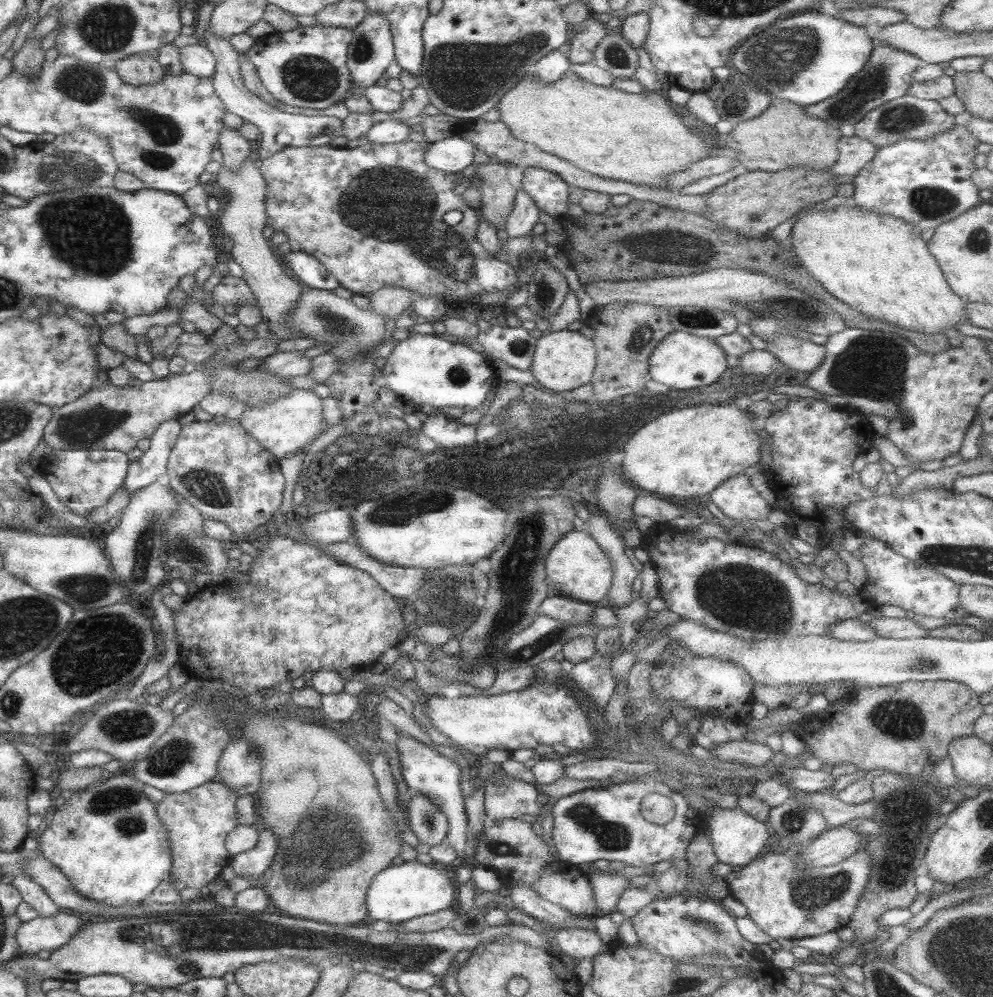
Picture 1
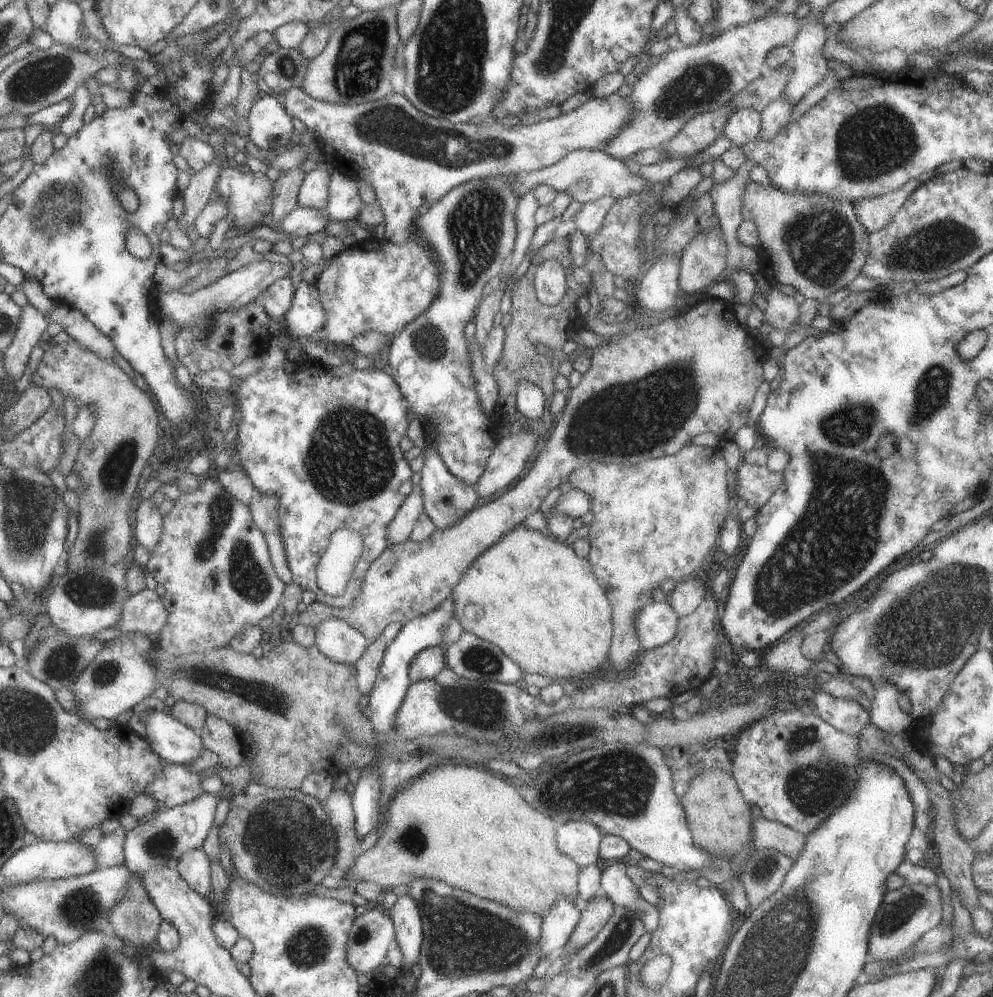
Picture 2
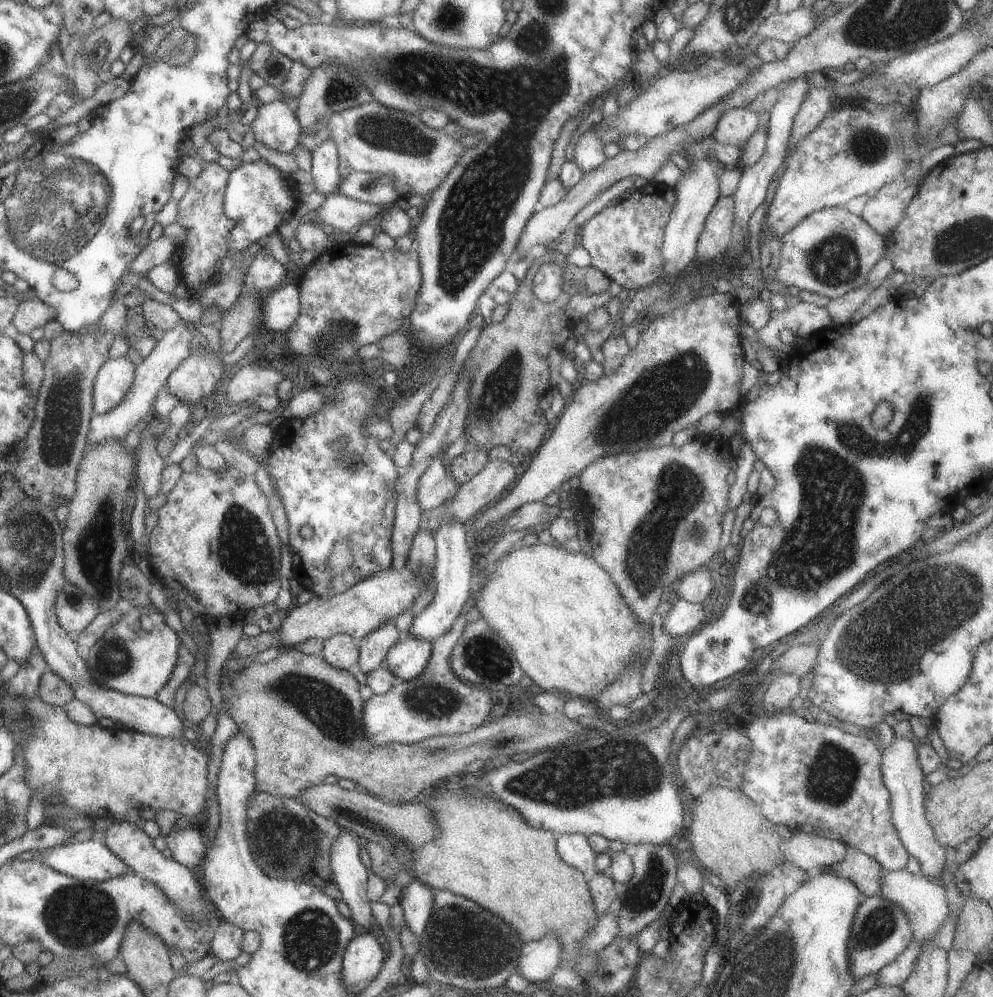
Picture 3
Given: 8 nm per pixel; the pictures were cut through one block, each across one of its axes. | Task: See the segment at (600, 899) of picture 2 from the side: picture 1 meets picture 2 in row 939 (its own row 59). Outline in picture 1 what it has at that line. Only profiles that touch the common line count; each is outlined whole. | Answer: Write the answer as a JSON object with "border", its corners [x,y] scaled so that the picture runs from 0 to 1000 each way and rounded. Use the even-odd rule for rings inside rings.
{"border":[[[597,16],[591,18],[591,20],[587,20],[585,24],[581,24],[581,34],[573,42],[573,52],[571,52],[573,64],[577,64],[577,66],[597,64],[599,46],[611,34],[613,34],[613,30],[609,28],[609,24],[603,24]]]}

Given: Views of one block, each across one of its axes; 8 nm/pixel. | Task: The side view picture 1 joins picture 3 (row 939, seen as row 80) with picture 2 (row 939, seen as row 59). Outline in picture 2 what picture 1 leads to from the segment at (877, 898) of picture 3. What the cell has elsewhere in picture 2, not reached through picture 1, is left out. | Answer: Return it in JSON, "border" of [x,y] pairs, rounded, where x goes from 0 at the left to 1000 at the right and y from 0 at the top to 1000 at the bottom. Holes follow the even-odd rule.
{"border":[[[917,885],[903,893],[891,895],[883,917],[877,925],[875,945],[873,945],[873,963],[887,963],[887,961],[901,961],[913,953],[930,935],[942,931],[950,923],[950,895],[946,893],[944,885],[930,887]]]}

